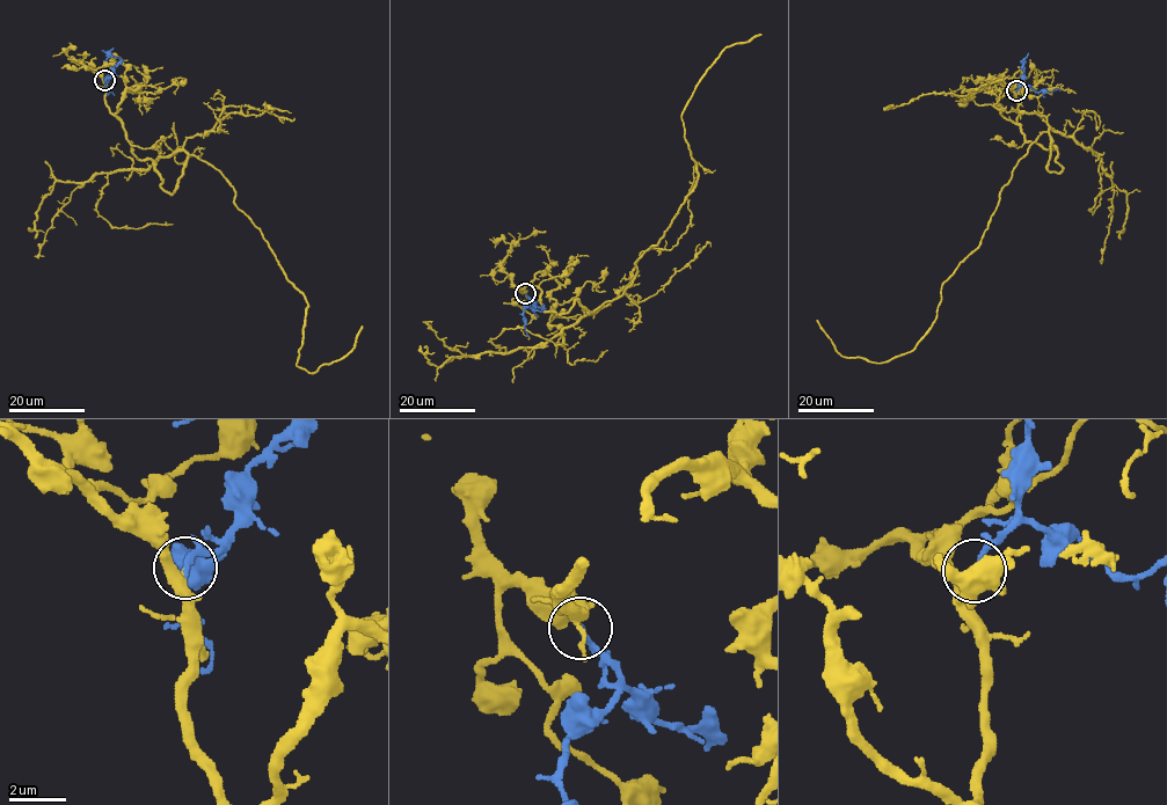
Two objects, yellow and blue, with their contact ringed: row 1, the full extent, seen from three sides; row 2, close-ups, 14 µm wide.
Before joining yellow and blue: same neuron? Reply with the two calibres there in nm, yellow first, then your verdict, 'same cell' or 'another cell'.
calibres 150 and 220 nm; same cell

